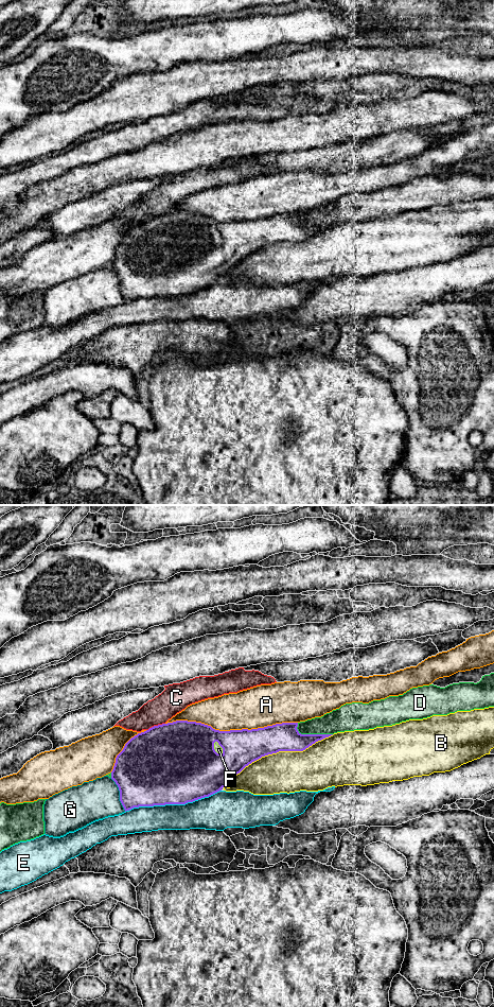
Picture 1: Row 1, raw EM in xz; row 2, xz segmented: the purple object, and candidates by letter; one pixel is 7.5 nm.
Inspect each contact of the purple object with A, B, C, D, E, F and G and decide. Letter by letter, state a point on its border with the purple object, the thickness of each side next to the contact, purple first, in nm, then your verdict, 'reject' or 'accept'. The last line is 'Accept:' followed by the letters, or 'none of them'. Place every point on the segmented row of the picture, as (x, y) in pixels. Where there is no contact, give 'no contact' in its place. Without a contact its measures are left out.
A: meets purple in xz at (231, 730); 280 nm thick on the purple side, 300 nm on the other; reject
B: meets purple in xz at (280, 750); 240 nm thick on the purple side, 320 nm on the other; reject
C: meets purple in xz at (155, 726); 500 nm thick on the purple side, 200 nm on the other; reject
D: meets purple in xz at (312, 734); 220 nm thick on the purple side, 180 nm on the other; reject
E: meets purple in xz at (173, 803); 500 nm thick on the purple side, 220 nm on the other; reject
F: meets purple in xz at (222, 747); 400 nm thick on the purple side, 60 nm on the other; accept
G: meets purple in xz at (120, 795); 460 nm thick on the purple side, 300 nm on the other; reject
Accept: F

